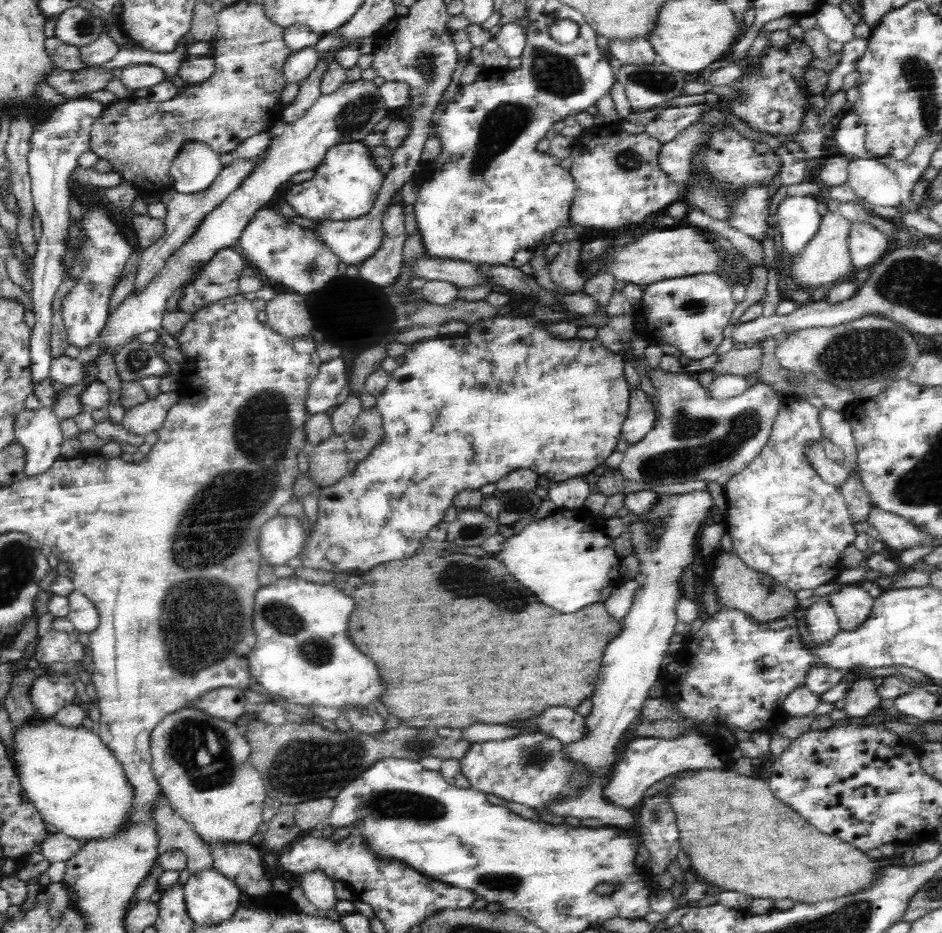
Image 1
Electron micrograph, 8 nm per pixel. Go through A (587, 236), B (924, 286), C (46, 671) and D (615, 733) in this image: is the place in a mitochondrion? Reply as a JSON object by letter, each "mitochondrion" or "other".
{"A":"other","B":"mitochondrion","C":"other","D":"other"}

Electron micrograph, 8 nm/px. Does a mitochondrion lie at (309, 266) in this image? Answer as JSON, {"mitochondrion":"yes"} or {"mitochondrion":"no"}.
{"mitochondrion":"yes"}

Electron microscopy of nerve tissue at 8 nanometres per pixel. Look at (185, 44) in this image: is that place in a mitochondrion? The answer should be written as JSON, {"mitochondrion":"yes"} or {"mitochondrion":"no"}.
{"mitochondrion":"no"}

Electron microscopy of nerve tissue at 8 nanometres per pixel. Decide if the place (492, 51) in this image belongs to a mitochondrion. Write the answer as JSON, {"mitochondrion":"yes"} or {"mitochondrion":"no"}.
{"mitochondrion":"no"}

